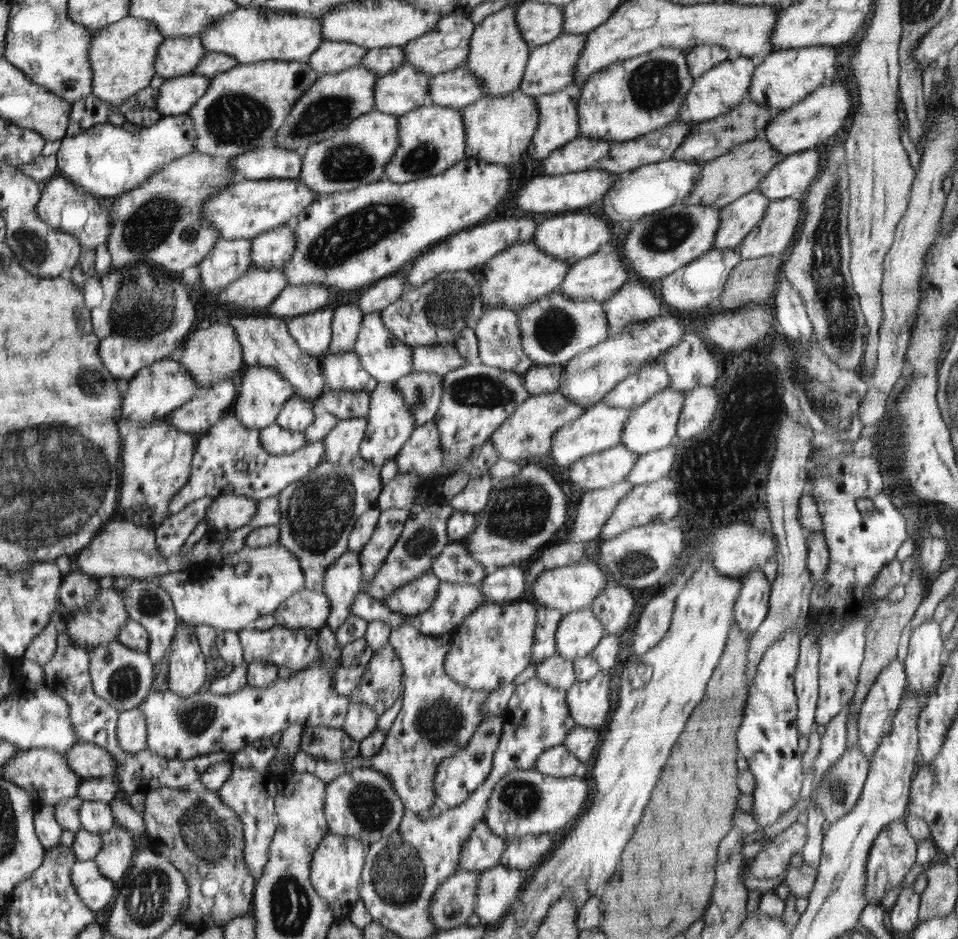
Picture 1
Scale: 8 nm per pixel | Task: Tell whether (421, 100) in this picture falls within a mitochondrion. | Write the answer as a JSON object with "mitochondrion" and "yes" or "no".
{"mitochondrion":"no"}

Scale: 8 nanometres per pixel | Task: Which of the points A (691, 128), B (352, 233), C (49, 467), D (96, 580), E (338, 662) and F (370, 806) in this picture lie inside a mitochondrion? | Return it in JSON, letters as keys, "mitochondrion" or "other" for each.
{"A":"other","B":"mitochondrion","C":"mitochondrion","D":"other","E":"other","F":"mitochondrion"}

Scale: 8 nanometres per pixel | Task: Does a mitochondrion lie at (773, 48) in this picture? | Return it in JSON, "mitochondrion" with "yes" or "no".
{"mitochondrion":"no"}

